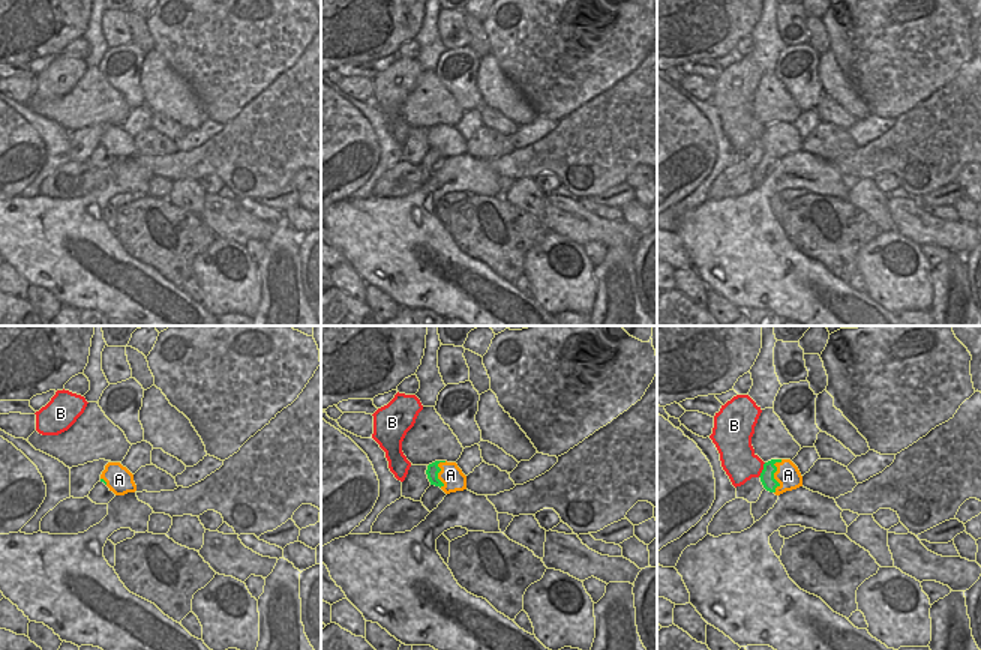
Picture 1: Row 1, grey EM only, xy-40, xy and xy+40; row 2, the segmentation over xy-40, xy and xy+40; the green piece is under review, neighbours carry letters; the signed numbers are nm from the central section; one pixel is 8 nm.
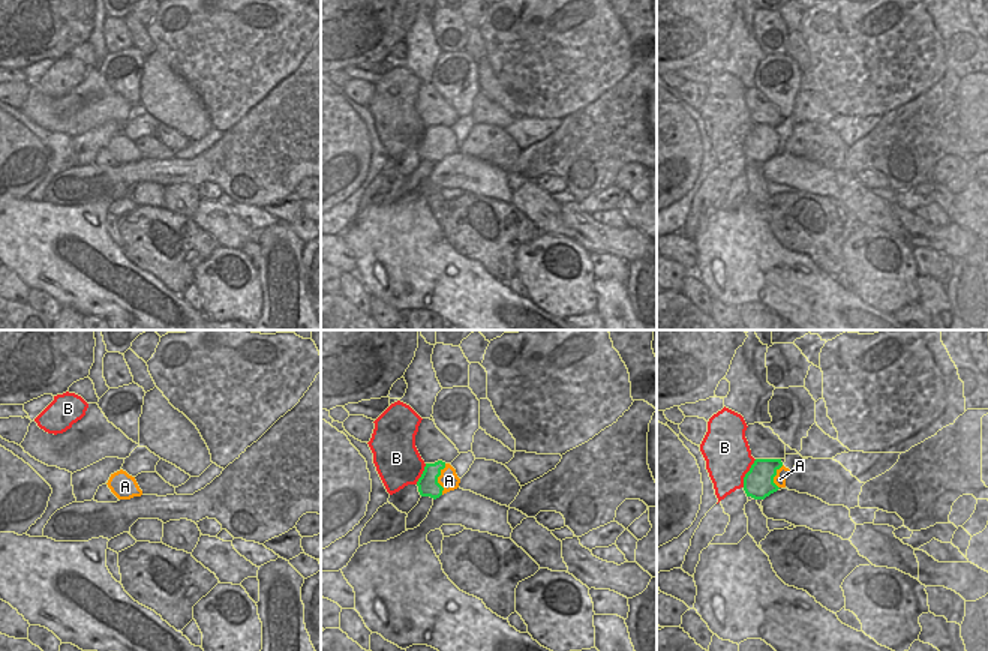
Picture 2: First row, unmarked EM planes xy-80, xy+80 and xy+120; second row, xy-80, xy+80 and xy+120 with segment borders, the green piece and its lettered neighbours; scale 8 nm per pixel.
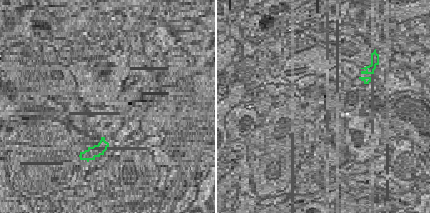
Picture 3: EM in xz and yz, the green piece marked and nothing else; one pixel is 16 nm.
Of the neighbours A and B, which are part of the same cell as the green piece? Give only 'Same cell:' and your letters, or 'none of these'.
Same cell: B

